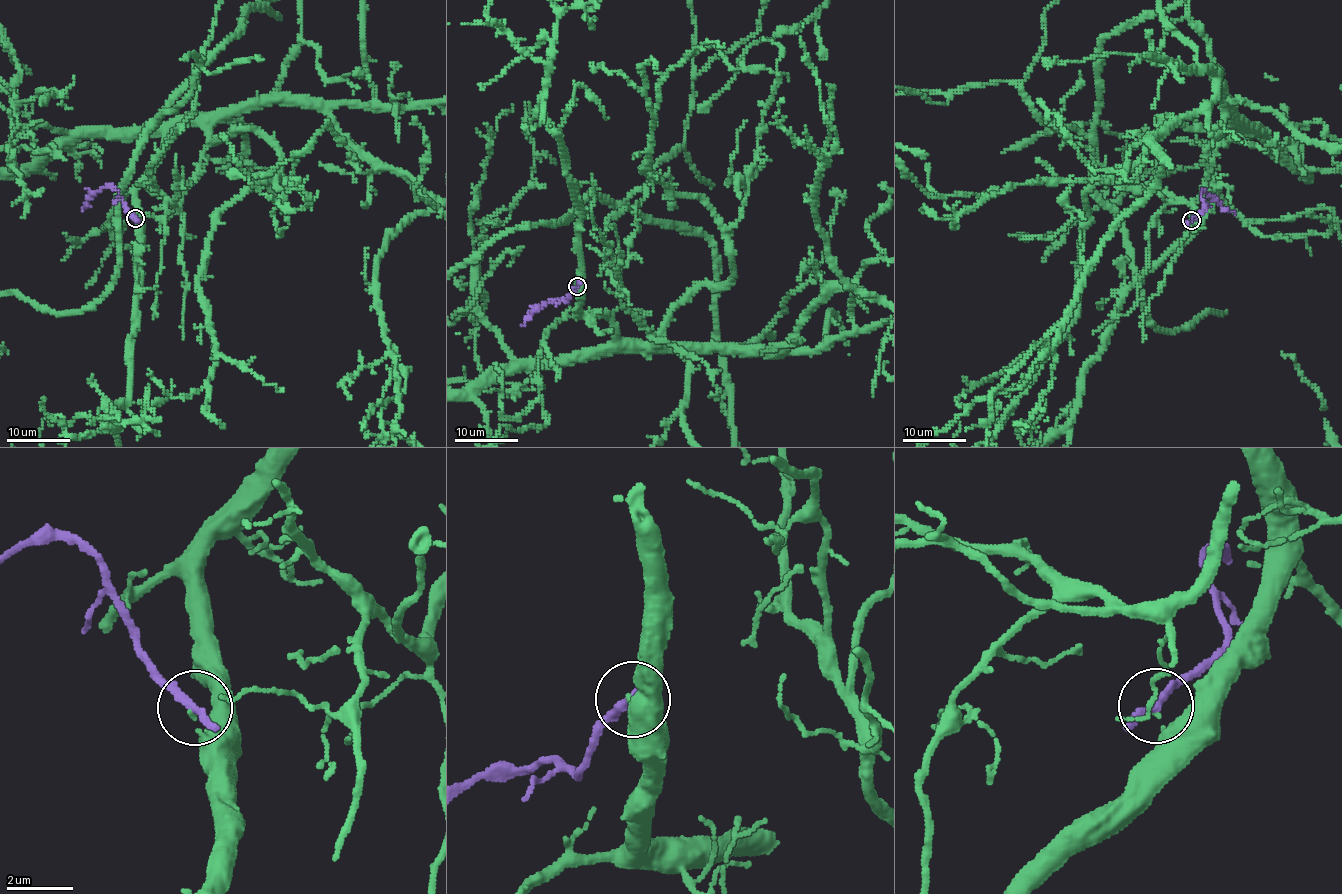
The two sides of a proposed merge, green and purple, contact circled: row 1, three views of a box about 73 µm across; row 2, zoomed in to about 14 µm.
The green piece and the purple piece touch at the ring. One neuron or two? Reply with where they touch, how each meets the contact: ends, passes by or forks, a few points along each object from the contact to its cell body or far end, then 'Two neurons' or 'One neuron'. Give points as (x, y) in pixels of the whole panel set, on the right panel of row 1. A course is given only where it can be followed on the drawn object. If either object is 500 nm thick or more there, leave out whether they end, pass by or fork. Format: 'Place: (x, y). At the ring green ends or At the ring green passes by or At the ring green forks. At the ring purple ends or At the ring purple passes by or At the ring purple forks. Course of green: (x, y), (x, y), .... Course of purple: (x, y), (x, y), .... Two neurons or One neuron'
Place: (1191, 220). At the ring green ends. At the ring purple passes by. Course of purple: (1191, 221), (1203, 209), (1202, 191), (1235, 214). Two neurons

